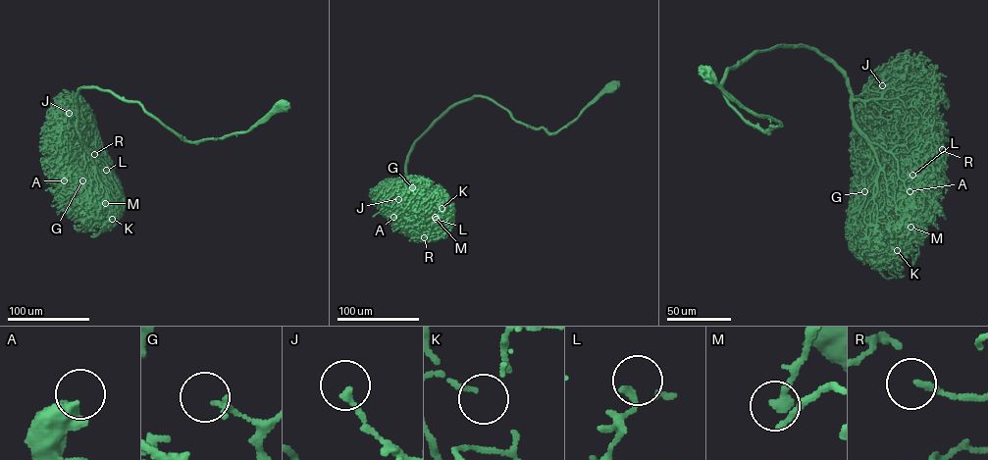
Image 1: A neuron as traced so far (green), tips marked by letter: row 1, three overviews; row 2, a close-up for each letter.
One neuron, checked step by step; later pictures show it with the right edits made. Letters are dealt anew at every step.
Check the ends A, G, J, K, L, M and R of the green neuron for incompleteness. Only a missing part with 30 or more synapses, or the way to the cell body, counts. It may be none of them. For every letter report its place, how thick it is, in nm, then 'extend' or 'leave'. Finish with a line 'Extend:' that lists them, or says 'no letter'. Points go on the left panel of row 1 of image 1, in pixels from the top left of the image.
A: (64, 180) | 500 nm | leave
G: (82, 180) | 190 nm | leave
J: (69, 113) | 190 nm | leave
K: (112, 219) | 90 nm | leave
L: (106, 170) | 240 nm | leave
M: (105, 203) | 280 nm | leave
R: (94, 154) | 130 nm | leave
Extend: no letter

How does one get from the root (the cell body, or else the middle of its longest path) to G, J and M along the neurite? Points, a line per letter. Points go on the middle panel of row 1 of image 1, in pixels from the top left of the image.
G: (610, 86), (554, 132), (517, 123), (487, 97), (455, 103), (412, 146), (406, 178), (412, 187)
J: (610, 86), (554, 132), (517, 123), (487, 97), (455, 103), (415, 141), (406, 164), (414, 197), (398, 199)
M: (610, 86), (554, 132), (517, 123), (487, 97), (451, 105), (406, 164), (411, 185), (442, 205), (435, 217)

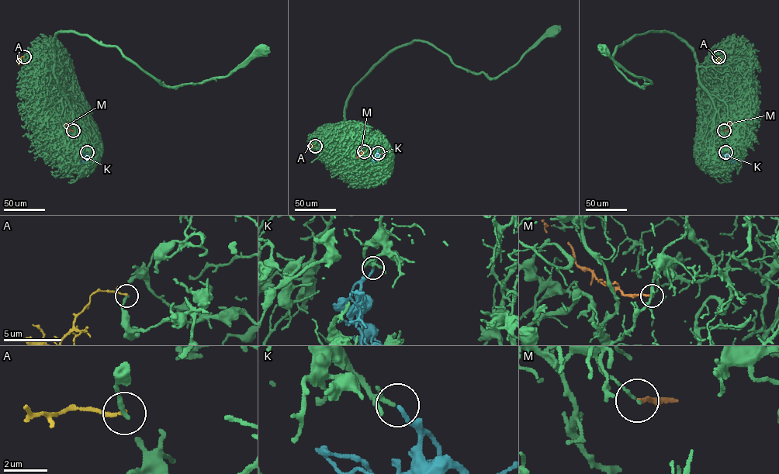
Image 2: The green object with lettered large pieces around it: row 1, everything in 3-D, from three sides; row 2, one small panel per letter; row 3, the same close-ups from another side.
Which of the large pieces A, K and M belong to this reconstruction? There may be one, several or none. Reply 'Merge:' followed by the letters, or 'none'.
Merge: K

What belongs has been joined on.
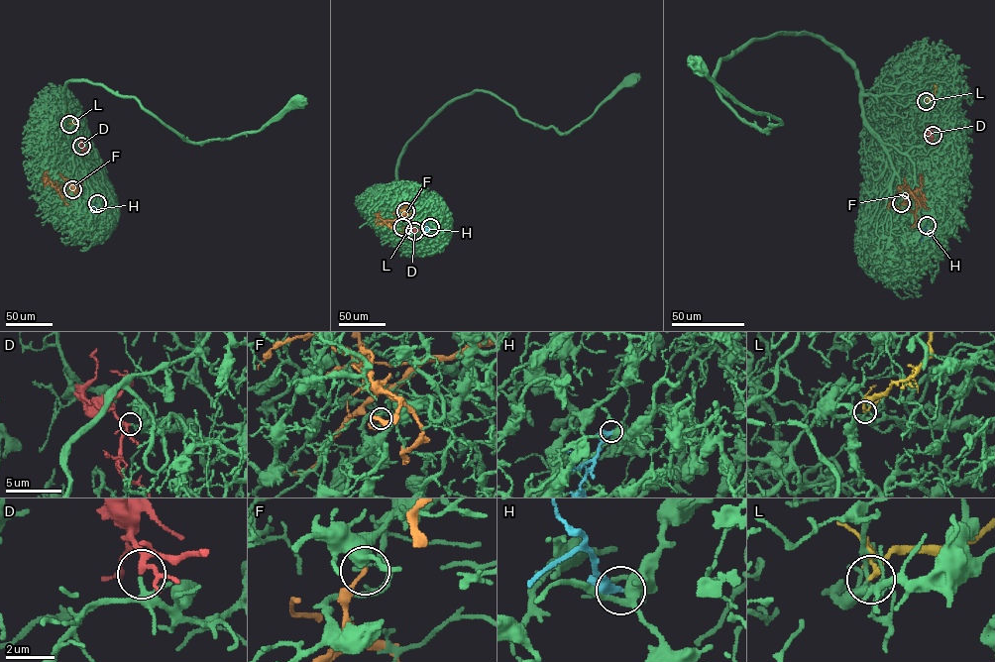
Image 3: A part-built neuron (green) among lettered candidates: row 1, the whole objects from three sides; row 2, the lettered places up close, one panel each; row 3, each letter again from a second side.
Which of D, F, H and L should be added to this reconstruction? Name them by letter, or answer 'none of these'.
D

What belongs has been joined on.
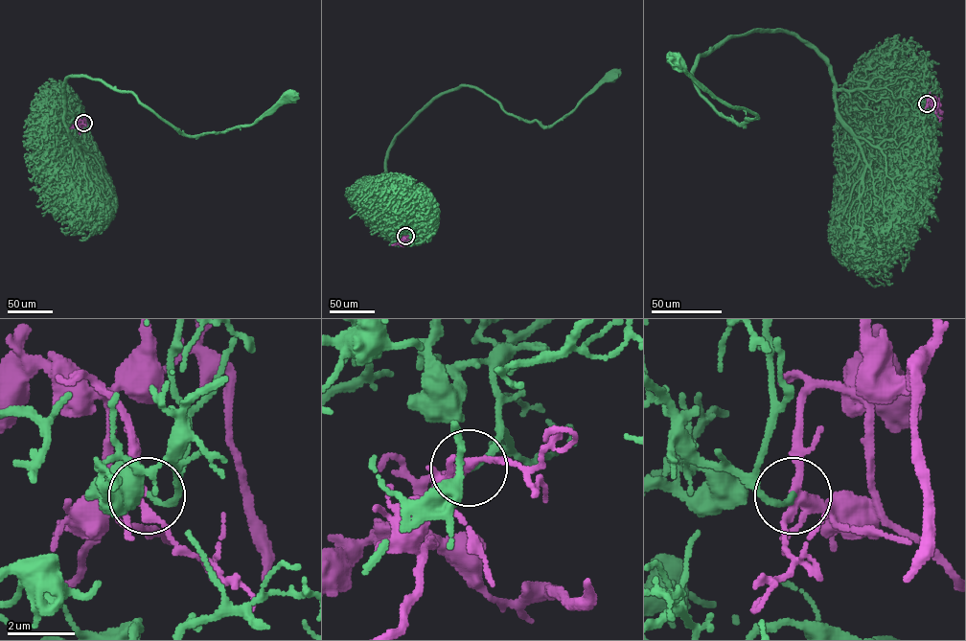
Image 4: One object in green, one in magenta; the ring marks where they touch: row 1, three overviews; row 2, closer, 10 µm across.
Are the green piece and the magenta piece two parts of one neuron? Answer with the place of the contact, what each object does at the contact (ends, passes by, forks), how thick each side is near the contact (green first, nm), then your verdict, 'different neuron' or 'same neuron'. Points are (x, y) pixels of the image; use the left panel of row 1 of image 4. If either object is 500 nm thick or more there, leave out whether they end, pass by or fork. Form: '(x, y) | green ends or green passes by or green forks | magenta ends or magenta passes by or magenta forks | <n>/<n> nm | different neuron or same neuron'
(83, 123) | green ends | magenta forks | 160/260 nm | same neuron

